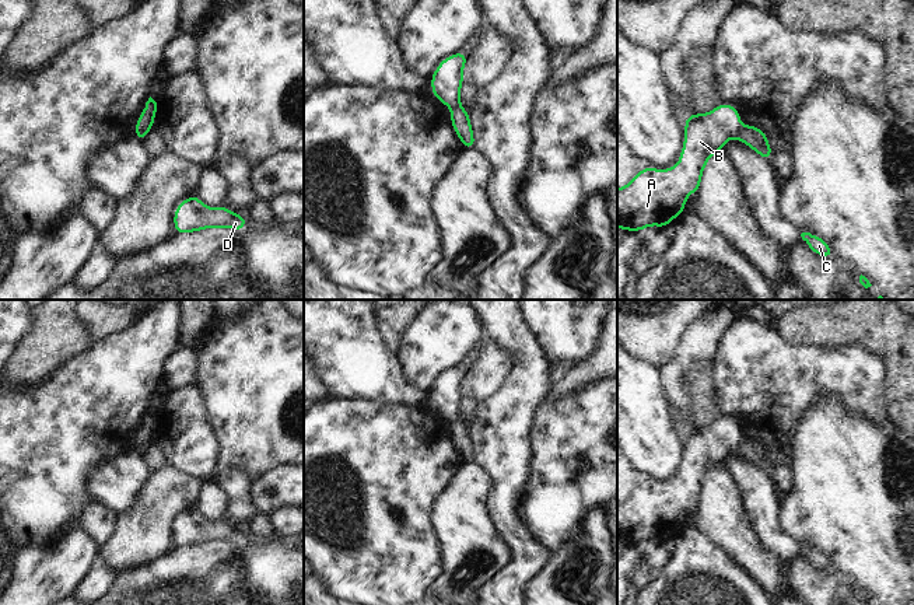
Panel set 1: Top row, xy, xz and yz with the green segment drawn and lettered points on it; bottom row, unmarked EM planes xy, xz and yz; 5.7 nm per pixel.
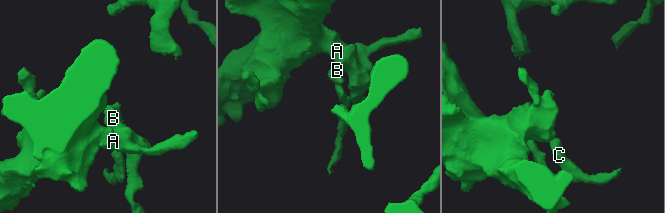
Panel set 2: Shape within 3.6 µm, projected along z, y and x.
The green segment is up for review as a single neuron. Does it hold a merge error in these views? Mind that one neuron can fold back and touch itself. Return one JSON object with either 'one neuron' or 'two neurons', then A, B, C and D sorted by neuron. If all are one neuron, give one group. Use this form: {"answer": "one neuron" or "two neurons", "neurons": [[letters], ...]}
{"answer": "two neurons", "neurons": [["A", "B", "D"], ["C"]]}

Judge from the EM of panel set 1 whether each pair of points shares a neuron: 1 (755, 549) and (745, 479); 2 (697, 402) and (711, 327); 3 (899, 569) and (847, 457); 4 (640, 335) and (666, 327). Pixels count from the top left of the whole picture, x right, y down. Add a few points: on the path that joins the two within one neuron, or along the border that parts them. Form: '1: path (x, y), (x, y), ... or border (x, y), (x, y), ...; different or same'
1: border (738, 490), (753, 531), (769, 549); different
2: border (711, 357), (694, 362), (683, 374), (682, 384); different
3: path (893, 541), (892, 520), (857, 485); same
4: path (647, 328), (659, 327); same

